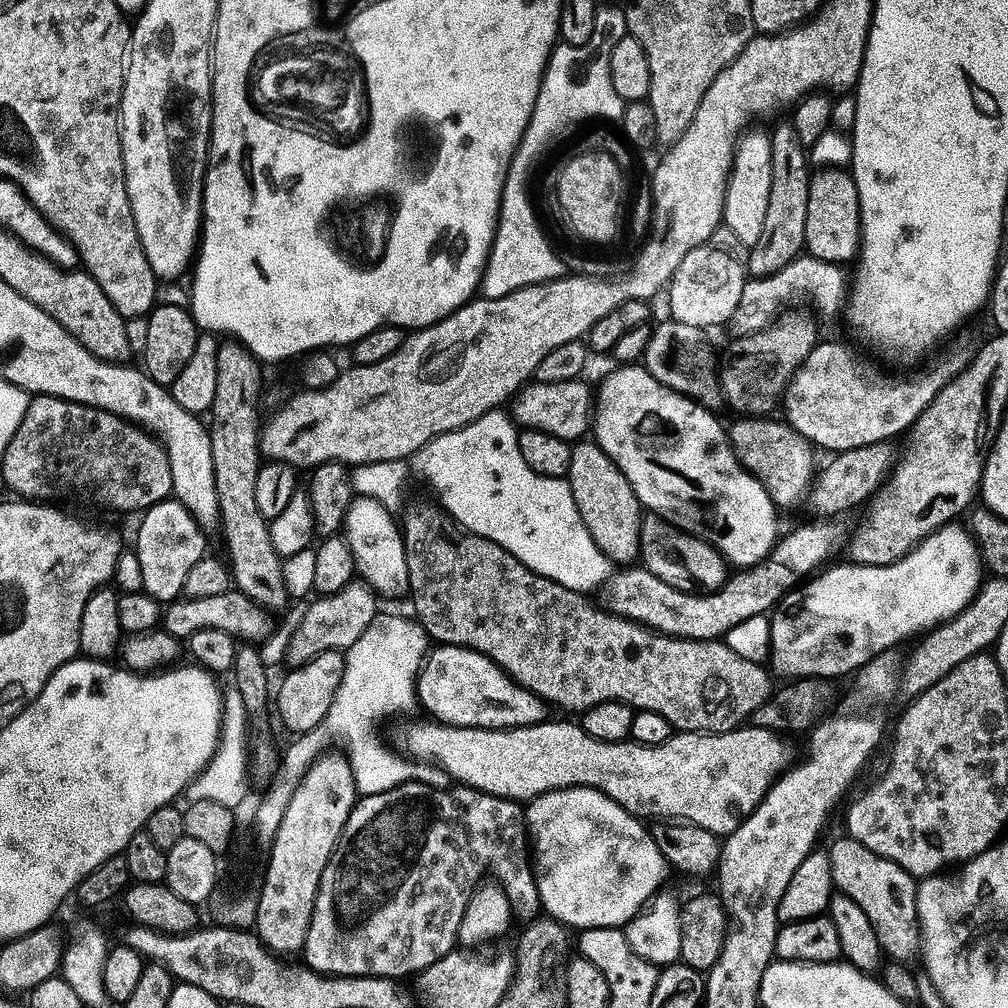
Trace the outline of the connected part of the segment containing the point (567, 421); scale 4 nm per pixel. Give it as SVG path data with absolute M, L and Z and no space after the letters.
M583 379L557 384L529 383L511 401L510 415L521 429L542 430L569 442L583 441L589 435L594 419L594 388L584 383Z

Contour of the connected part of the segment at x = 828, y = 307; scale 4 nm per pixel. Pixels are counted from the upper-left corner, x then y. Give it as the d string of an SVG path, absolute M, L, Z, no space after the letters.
M803 255L794 261L786 270L766 280L749 279L742 293L738 310L730 323L730 330L736 338L753 336L777 323L778 317L785 311L784 304L800 304L805 300L824 320L832 320L847 307L850 295L850 280L846 278L845 269L837 264L827 264L813 256Z

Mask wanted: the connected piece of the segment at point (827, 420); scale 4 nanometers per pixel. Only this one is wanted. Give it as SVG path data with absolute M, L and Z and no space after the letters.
M826 342L817 343L810 355L803 361L801 368L793 377L786 395L783 396L782 410L786 412L785 419L791 428L805 438L817 449L830 451L830 454L839 454L854 451L862 447L895 441L896 436L903 437L910 432L918 418L925 413L953 379L960 376L970 363L969 353L952 352L940 360L940 365L930 369L926 376L918 376L906 382L879 383L862 374L856 356L844 344Z

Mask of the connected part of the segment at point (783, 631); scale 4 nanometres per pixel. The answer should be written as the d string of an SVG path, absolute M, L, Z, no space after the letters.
M953 522L939 528L896 564L875 568L843 562L837 568L829 567L809 579L802 590L785 596L771 617L770 665L773 670L780 676L792 676L788 678L851 677L883 652L899 649L899 644L915 636L923 637L962 614L979 594L986 579L986 567L976 537L967 527L960 526Z

